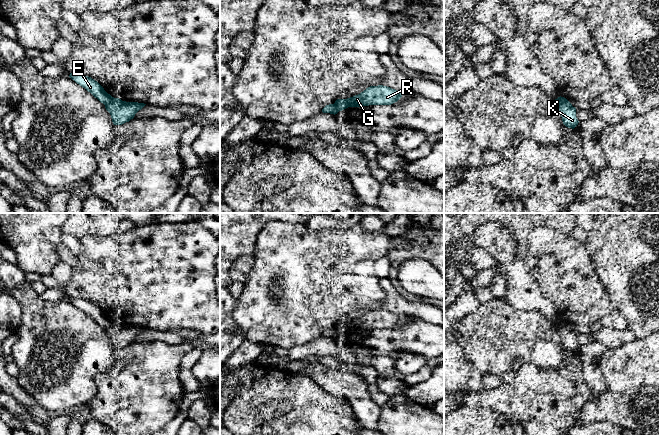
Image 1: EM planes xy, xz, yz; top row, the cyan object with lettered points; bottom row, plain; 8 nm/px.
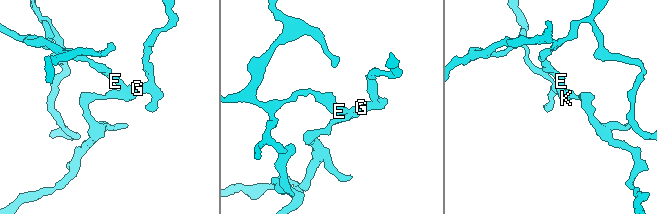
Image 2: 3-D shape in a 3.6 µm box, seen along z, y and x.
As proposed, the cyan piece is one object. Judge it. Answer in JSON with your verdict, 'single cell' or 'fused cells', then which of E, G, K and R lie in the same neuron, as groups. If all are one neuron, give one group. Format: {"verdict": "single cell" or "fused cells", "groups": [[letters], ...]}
{"verdict": "fused cells", "groups": [["E"], ["G", "K", "R"]]}

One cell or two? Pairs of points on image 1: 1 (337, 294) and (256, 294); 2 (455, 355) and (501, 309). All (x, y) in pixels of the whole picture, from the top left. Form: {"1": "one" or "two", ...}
{"1": "one", "2": "two"}

